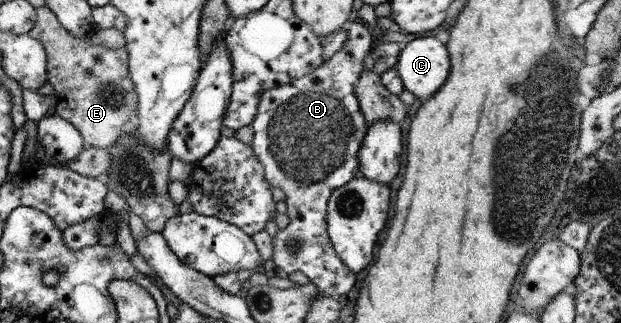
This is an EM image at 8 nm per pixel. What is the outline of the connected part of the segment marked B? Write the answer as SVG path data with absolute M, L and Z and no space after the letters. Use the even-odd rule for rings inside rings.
M354 16L347 25L347 38L342 48L314 72L290 84L263 92L251 124L253 130L251 146L256 158L264 166L264 176L268 184L280 188L286 194L289 223L272 239L274 244L272 260L278 268L282 268L288 274L294 271L303 272L316 288L320 288L324 296L333 299L339 299L343 294L350 292L356 284L356 275L340 260L332 246L327 229L327 206L332 192L352 180L357 173L360 174L358 152L368 130L367 120L362 114L354 88L358 84L360 74L365 70L364 58L371 52L372 37L367 24ZM292 242L300 244L300 248L288 248L288 244ZM286 256L292 262L282 262L282 258Z

